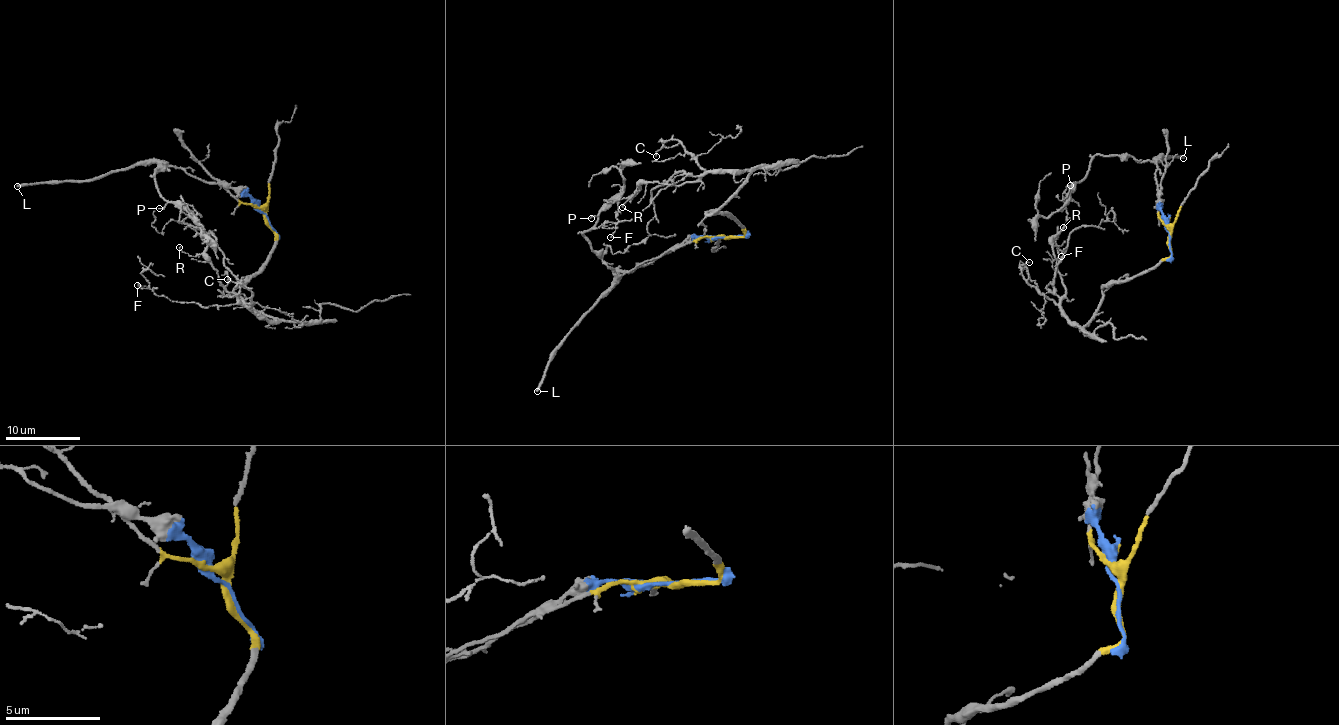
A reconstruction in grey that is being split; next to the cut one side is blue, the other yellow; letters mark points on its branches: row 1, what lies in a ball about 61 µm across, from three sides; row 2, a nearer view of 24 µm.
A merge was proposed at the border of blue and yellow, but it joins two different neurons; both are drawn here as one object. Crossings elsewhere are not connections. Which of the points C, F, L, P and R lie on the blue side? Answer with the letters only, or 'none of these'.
L, P

